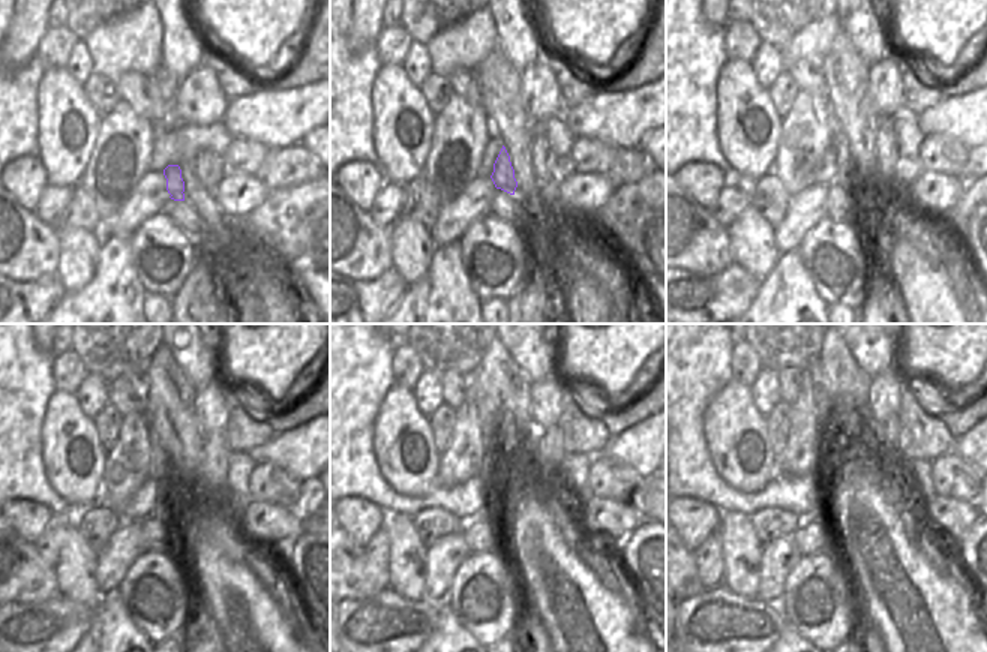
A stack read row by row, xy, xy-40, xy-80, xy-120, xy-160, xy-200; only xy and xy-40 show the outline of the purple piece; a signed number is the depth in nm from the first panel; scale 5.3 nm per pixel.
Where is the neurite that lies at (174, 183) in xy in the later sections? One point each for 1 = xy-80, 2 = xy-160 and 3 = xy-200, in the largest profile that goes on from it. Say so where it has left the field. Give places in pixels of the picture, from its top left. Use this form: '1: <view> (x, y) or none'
1: xy-80 (842, 155)
2: xy-160 (495, 468)
3: xy-200 (818, 379)

